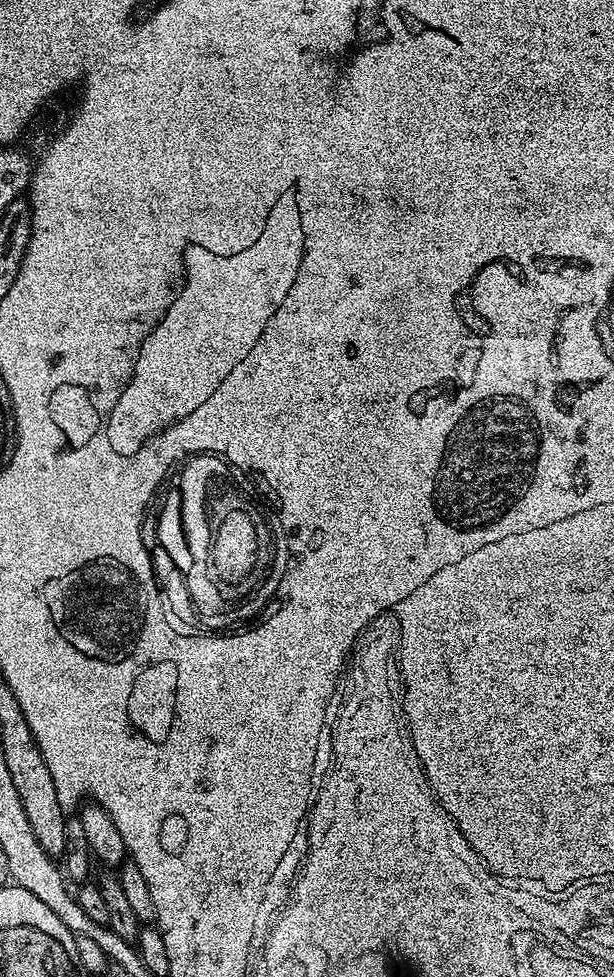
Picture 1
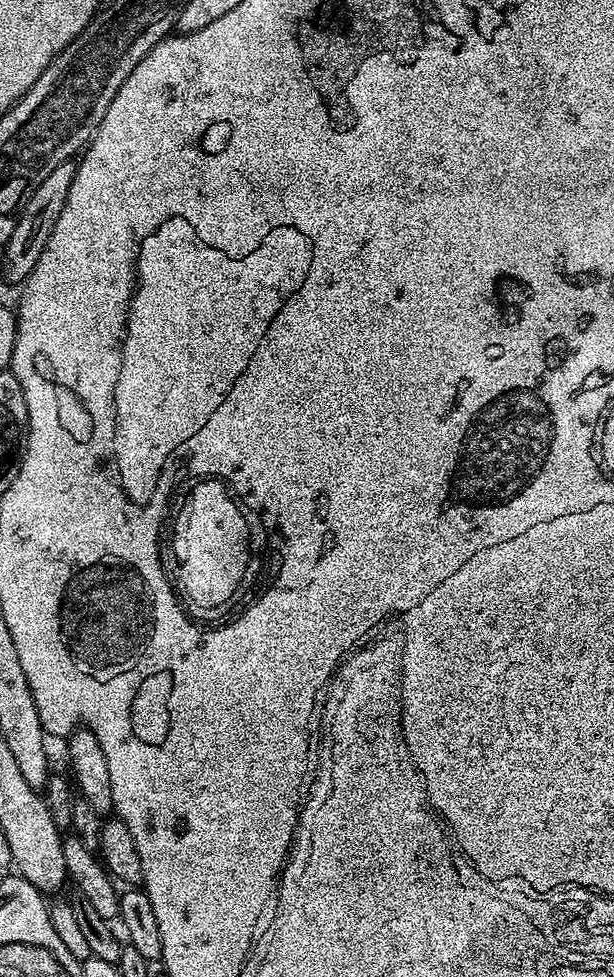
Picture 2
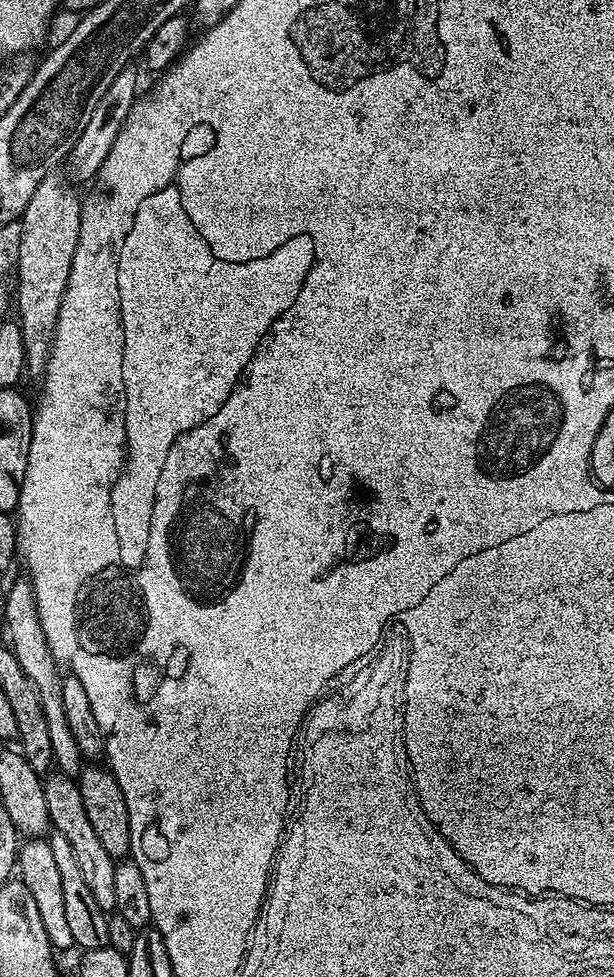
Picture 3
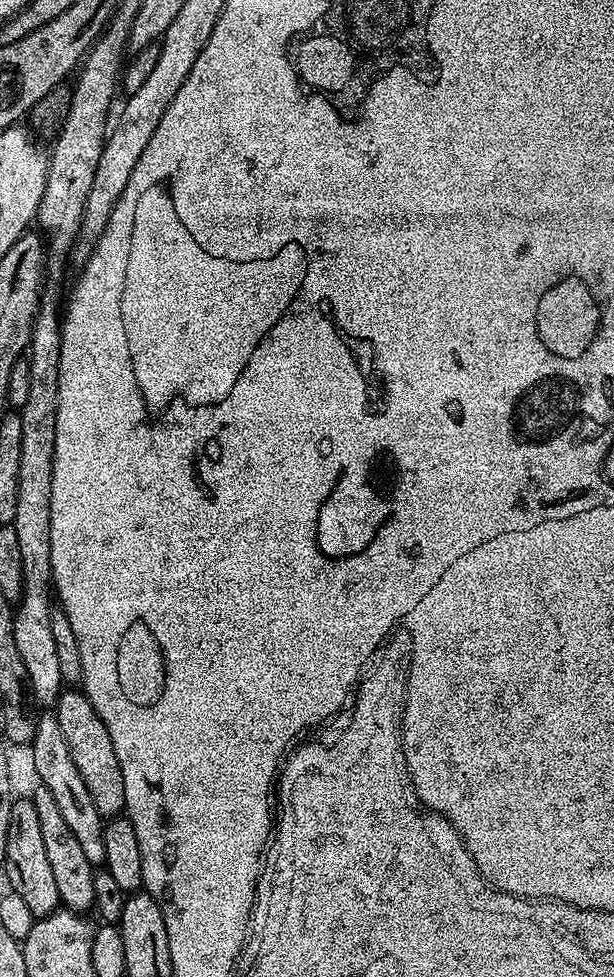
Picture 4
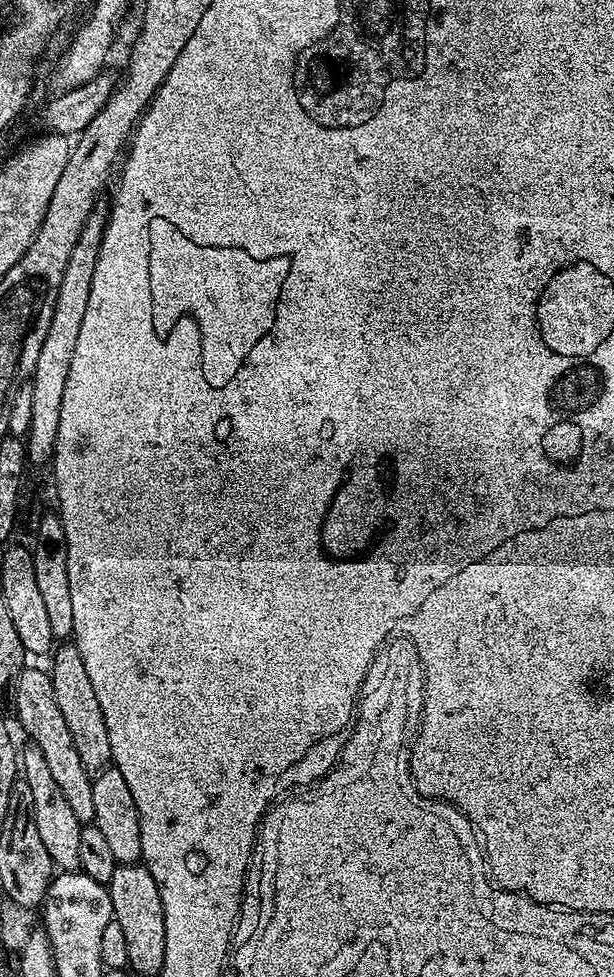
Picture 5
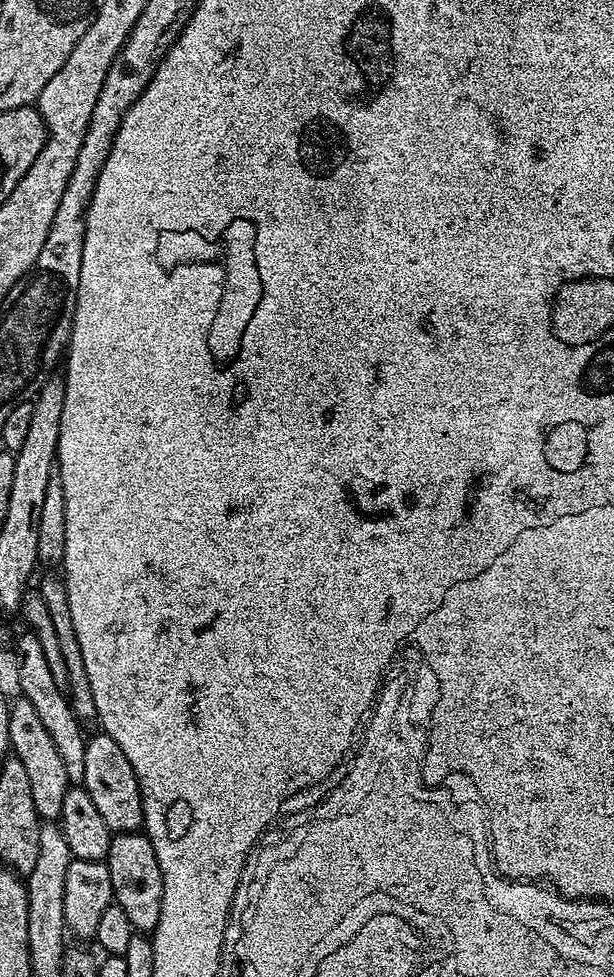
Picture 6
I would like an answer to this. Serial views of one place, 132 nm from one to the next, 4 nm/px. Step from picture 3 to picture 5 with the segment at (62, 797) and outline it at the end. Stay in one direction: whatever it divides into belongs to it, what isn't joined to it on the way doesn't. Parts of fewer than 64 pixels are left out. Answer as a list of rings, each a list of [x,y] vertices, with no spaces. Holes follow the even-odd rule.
[[[25,666],[14,679],[16,688],[16,720],[20,728],[29,736],[31,743],[42,755],[56,779],[62,795],[66,797],[66,803],[74,810],[74,818],[78,818],[81,825],[94,821],[94,790],[92,789],[93,777],[82,766],[82,758],[78,758],[78,750],[70,735],[70,729],[66,726],[62,709],[54,699],[54,682],[47,671],[40,668]]]

